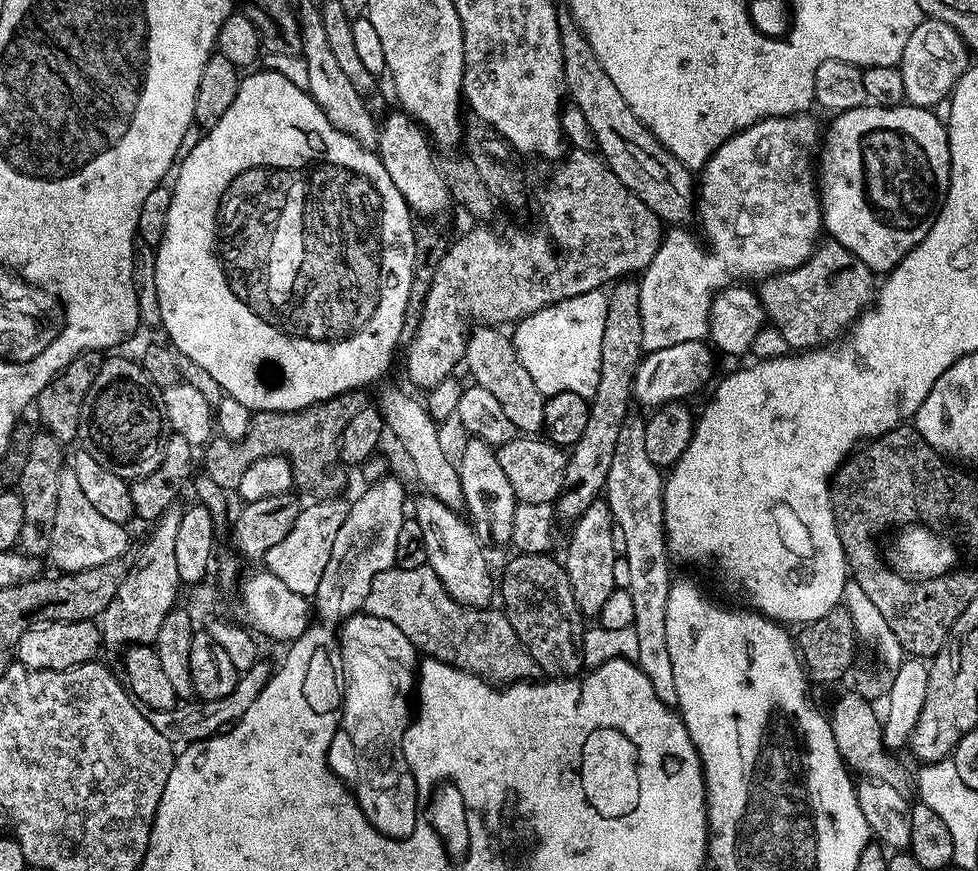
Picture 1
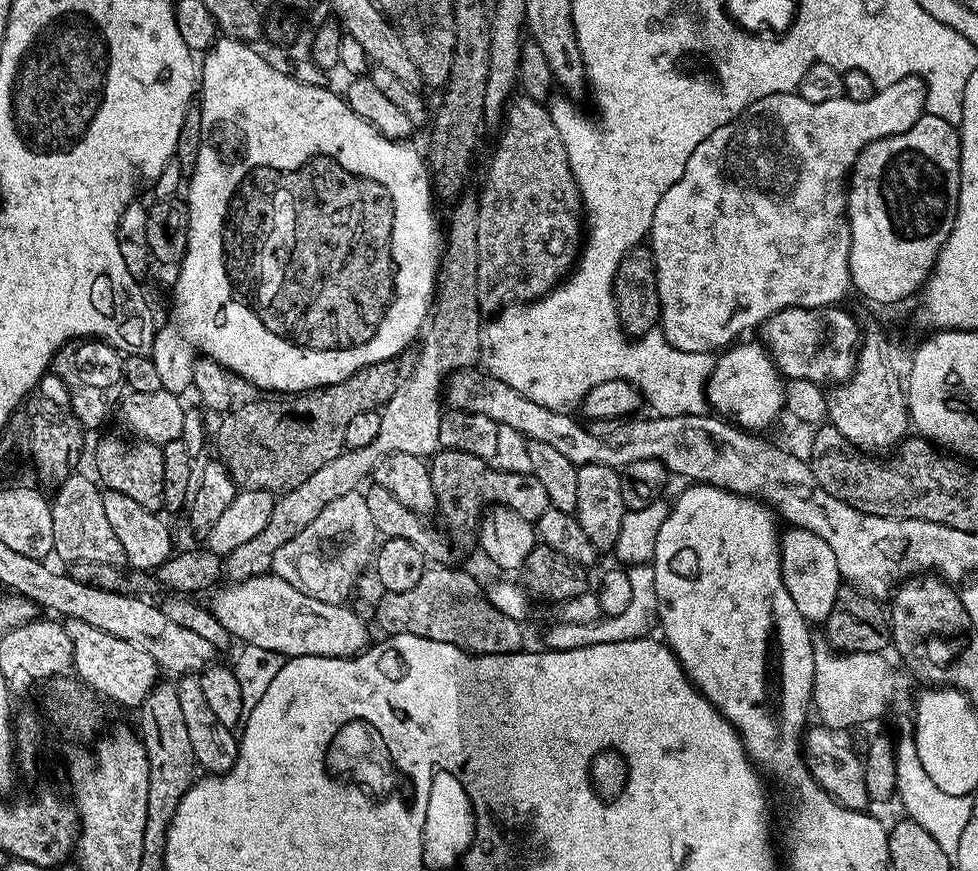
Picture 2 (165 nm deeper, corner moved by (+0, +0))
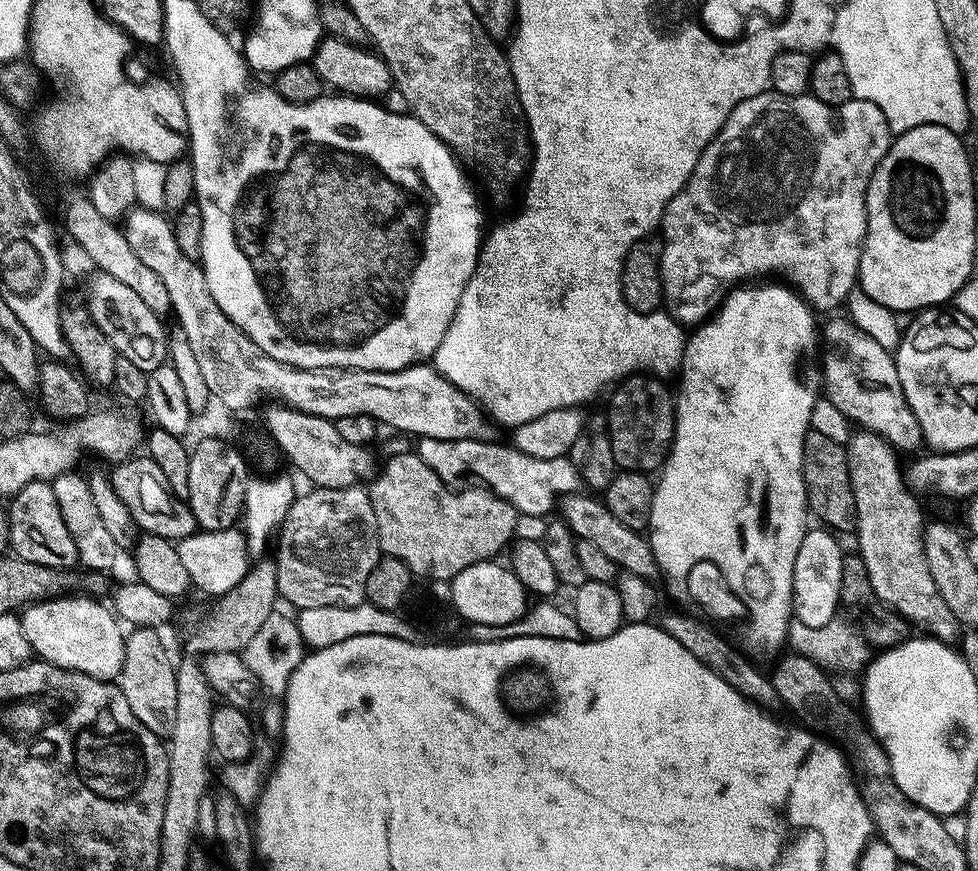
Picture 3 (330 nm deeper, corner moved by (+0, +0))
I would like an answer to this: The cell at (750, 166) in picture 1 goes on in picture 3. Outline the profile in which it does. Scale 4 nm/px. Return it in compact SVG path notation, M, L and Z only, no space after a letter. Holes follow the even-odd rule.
M766 91L754 98L746 98L726 118L722 130L708 143L702 158L698 158L698 166L694 166L694 174L682 186L678 194L666 206L662 221L662 247L660 249L660 273L664 283L664 304L667 311L681 325L699 326L711 317L720 306L721 300L733 288L757 278L783 277L791 287L795 288L817 313L823 314L847 301L852 289L857 287L860 274L860 251L864 245L866 234L866 190L878 162L887 154L892 144L894 133L886 122L886 114L874 106L874 102L851 99L845 104L835 106L822 102L810 94L803 96L783 96L774 91Z

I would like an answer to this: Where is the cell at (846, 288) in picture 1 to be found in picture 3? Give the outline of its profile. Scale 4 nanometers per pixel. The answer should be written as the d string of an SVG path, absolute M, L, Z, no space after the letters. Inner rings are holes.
M860 430L846 445L850 486L856 503L854 537L858 555L866 562L870 586L880 601L903 616L909 625L918 627L935 639L956 642L962 631L960 619L946 606L946 598L938 594L938 586L930 574L924 549L926 519L917 497L905 480L897 449L877 432Z

